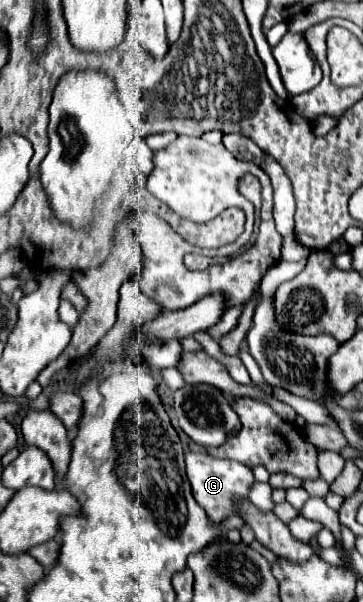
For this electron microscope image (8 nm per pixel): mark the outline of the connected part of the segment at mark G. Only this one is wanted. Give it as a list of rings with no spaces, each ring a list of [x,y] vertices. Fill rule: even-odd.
[[[189,453],[185,457],[187,477],[195,501],[205,509],[211,523],[219,525],[227,517],[237,515],[237,499],[249,499],[249,489],[253,485],[253,473],[249,467],[229,459],[213,459],[209,453]]]

